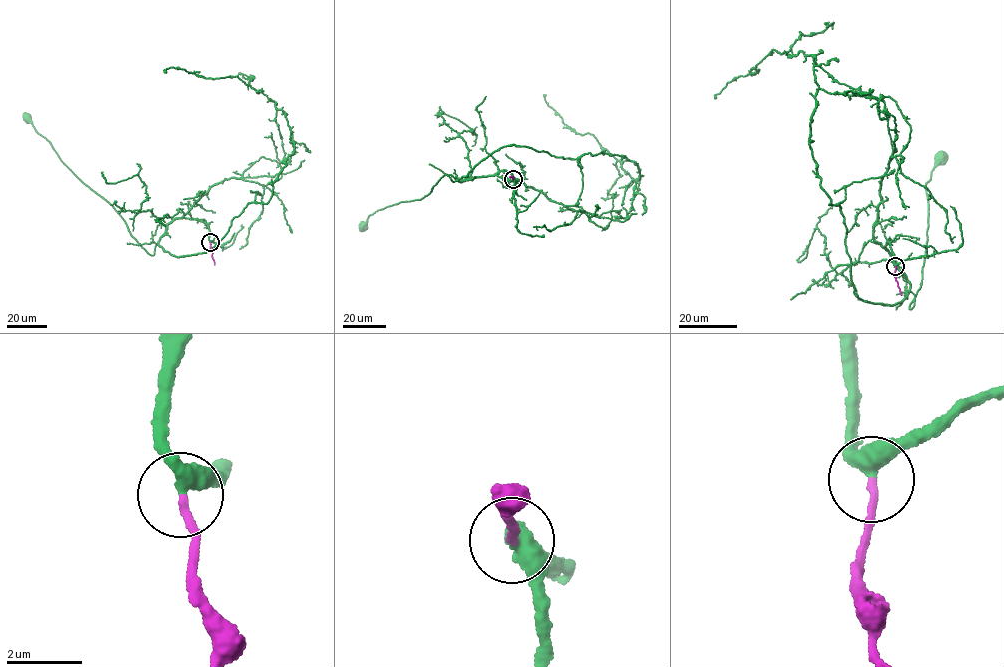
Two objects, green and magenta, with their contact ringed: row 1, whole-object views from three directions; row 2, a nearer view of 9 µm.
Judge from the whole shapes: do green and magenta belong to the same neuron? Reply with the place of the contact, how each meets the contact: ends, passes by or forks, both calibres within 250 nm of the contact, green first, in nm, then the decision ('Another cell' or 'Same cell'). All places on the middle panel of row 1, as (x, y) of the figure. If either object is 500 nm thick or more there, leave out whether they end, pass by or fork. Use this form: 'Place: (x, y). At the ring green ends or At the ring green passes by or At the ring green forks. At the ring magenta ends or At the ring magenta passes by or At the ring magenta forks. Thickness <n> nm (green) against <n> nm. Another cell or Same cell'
Place: (513, 179). At the ring green passes by. At the ring magenta ends. Thickness 400 nm (green) against 190 nm. Same cell

